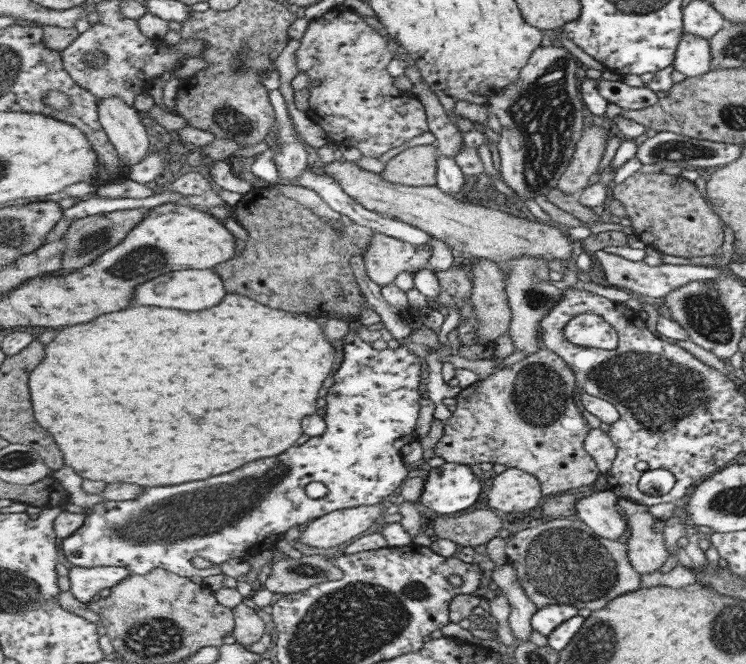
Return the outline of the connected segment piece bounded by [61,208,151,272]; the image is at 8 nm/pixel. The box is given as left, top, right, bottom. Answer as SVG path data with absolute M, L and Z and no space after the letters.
M135 208L75 219L62 236L67 243L67 248L63 253L61 269L73 272L93 264L104 252L122 243L128 232L137 227L150 212L149 209Z

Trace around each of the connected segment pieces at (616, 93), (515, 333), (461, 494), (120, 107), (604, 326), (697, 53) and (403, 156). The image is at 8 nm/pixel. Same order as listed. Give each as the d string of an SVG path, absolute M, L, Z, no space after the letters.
M597 80L595 88L608 104L614 104L621 110L642 110L658 101L658 98L649 88L634 88L623 84L620 80L616 82Z
M522 256L511 259L508 275L506 276L506 291L512 308L512 321L508 334L513 341L514 349L527 355L537 353L539 349L539 328L542 320L555 308L562 297L562 290L551 284L551 269L547 261L541 257Z
M444 462L438 467L432 466L427 475L420 504L430 510L433 515L446 515L447 513L452 515L455 512L467 510L479 500L479 496L483 492L479 478L466 464Z
M123 98L98 99L98 110L103 129L118 149L126 166L139 164L151 150L148 122Z
M596 314L575 315L563 328L563 335L571 344L581 349L609 351L618 346L616 329Z
M689 33L681 34L671 64L673 70L687 78L693 78L709 72L709 64L708 41Z
M433 144L409 147L387 161L380 174L385 180L395 184L436 186L440 156L442 152Z

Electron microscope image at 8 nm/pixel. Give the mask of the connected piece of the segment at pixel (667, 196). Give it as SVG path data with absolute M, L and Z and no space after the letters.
M665 173L629 175L612 188L612 196L623 205L631 221L632 234L644 246L679 258L721 255L722 222L704 202L695 185L683 177Z

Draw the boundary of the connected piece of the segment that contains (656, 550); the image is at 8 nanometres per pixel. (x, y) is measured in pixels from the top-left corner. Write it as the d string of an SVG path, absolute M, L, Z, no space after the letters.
M618 499L617 505L619 505L625 514L626 524L628 525L628 535L625 536L624 544L627 547L627 559L629 559L629 565L633 568L635 573L643 575L649 574L653 571L657 571L659 567L665 562L668 557L667 550L663 545L663 539L661 538L661 523L647 513L647 507L645 504L635 503L632 500Z

